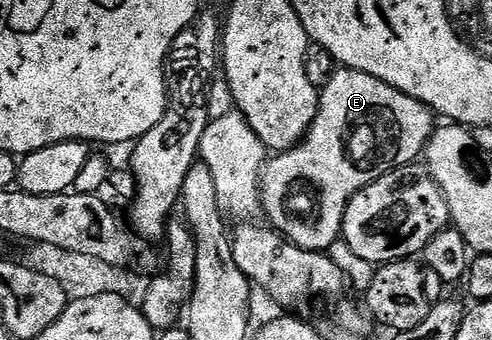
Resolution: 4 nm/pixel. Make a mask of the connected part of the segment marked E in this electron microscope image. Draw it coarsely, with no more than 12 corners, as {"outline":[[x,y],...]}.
{"outline":[[366,72],[320,90],[269,157],[263,217],[331,251],[348,200],[413,165],[432,111]]}

